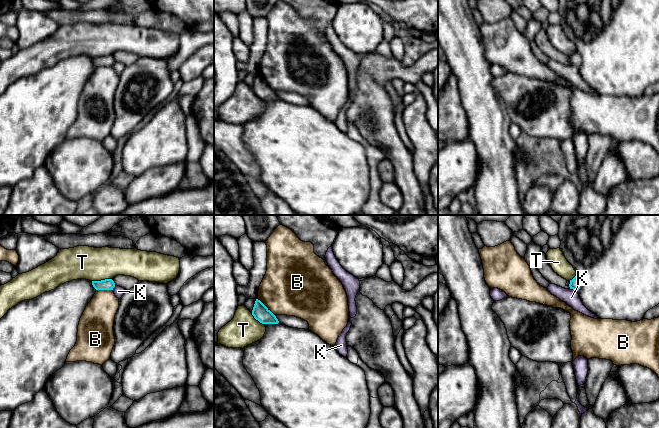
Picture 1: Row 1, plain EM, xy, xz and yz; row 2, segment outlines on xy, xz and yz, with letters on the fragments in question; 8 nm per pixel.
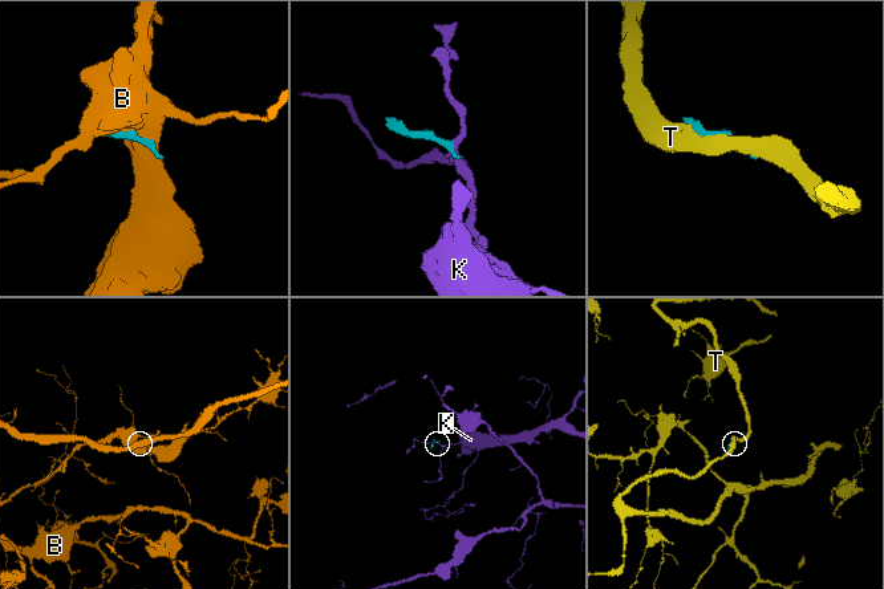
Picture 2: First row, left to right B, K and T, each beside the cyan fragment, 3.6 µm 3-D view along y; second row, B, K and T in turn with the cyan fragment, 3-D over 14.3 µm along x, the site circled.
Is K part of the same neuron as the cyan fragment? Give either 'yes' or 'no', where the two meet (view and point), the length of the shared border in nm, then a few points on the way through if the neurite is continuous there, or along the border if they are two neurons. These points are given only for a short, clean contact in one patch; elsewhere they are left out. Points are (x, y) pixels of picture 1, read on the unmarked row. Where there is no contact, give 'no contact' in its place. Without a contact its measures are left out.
no | yz (574, 65) | 70 nm | along yz (570, 64), (577, 67)

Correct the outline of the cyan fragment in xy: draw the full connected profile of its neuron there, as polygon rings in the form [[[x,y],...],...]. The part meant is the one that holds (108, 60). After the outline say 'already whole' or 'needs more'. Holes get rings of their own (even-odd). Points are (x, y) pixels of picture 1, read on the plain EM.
[[[112,55],[92,57],[92,61],[96,66],[113,66],[115,63],[115,59]]]; already whole

